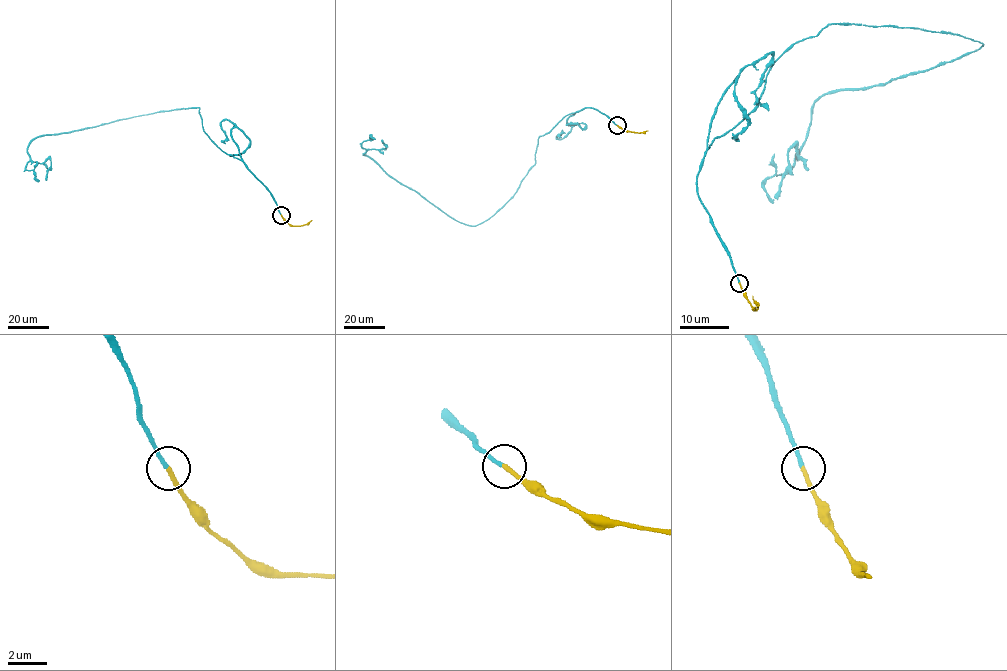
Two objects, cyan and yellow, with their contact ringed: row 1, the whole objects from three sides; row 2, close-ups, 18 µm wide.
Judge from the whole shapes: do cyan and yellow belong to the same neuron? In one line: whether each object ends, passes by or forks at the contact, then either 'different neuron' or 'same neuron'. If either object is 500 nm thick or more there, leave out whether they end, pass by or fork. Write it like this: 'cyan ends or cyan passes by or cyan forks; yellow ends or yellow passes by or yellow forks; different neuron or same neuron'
cyan ends; yellow ends; same neuron

